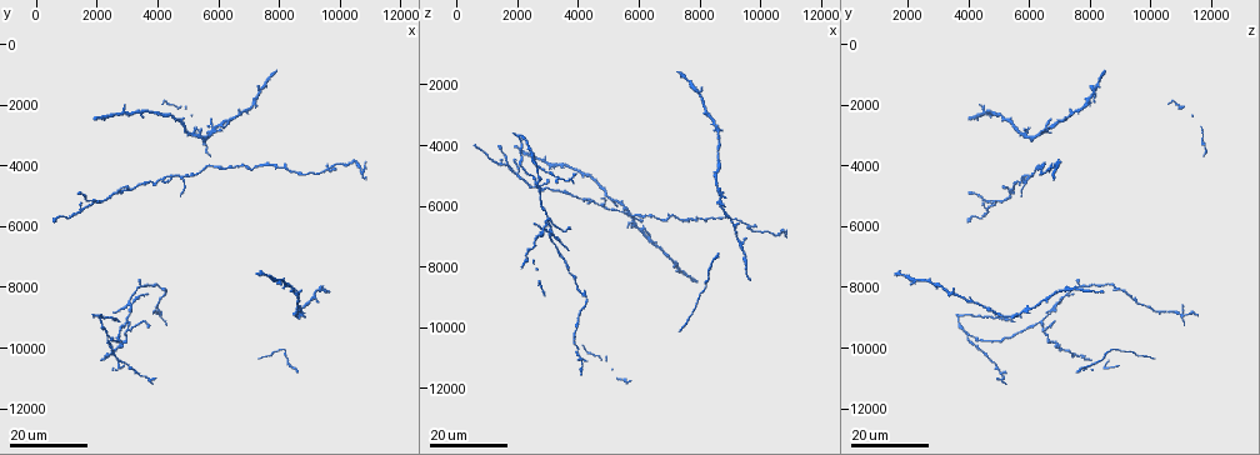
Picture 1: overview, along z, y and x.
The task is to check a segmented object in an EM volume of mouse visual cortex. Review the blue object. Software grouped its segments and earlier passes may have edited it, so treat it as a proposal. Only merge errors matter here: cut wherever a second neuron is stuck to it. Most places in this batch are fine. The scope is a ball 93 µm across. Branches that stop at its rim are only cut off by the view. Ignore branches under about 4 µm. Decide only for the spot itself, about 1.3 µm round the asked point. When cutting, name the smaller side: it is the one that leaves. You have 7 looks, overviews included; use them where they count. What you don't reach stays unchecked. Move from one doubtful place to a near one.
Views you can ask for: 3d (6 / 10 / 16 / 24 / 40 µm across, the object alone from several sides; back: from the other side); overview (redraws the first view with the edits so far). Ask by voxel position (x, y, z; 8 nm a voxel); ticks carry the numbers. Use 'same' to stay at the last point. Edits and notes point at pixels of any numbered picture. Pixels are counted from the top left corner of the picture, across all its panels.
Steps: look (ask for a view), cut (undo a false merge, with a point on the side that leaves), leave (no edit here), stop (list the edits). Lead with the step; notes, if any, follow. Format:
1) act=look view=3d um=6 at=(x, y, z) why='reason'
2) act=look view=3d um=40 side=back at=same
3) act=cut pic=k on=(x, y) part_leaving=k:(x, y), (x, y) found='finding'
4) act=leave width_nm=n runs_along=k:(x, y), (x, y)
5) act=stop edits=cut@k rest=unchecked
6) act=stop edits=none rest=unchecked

act=look view=3d um=24 at=(3200, 8600, 7000) why='four-way junction'

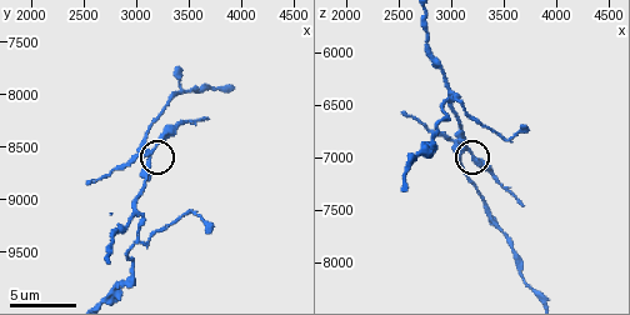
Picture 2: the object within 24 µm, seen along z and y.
act=look view=3d um=6 at=(3140, 8560, 6940)

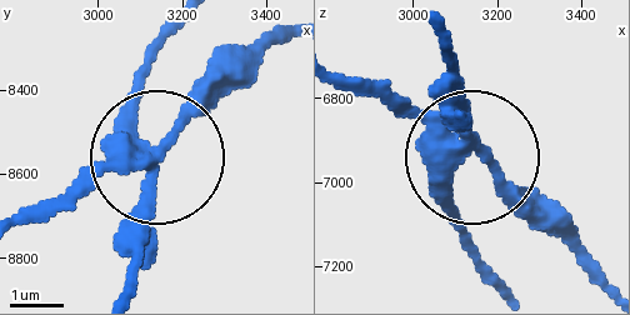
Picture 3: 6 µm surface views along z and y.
act=cut pic=3 on=(68, 195) width_nm=320 part_leaving=3:(135, 158), (171, 144), (293, 36) found='a second neuron is stuck on'

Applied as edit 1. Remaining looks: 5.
act=look view=3d um=24 at=(3000, 9400, 6400) why='three arms meet'

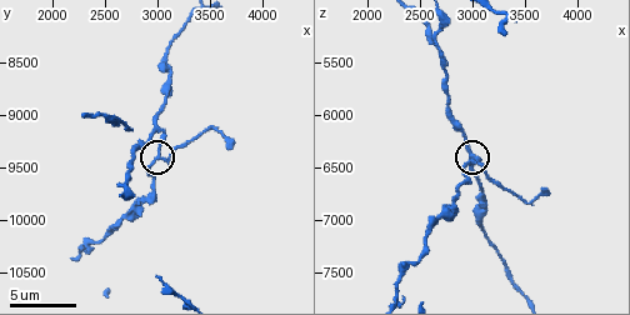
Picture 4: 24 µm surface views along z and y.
act=look view=3d um=10 at=same

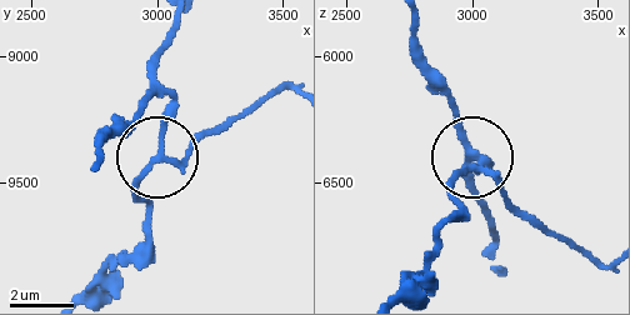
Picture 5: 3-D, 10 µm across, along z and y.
act=leave runs_along=5:(411, 28), (416, 60), (484, 156), (475, 170), (521, 210) found='all the same neuron'

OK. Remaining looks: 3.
act=look view=3d um=24 at=(9300, 8200, 7200) why='branch point'

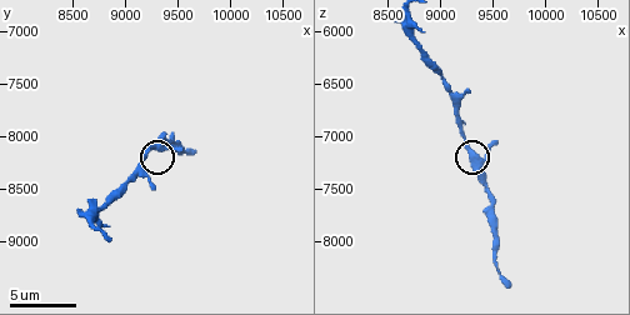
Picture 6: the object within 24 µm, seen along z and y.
act=look view=3d um=10 at=(9360, 8120, 7200)

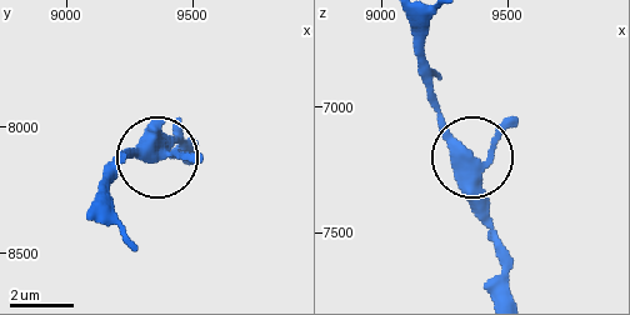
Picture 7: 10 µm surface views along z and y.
act=leave arms=3 found='all the same neuron'

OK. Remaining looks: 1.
act=stop edits=cut@3 rest=unchecked

